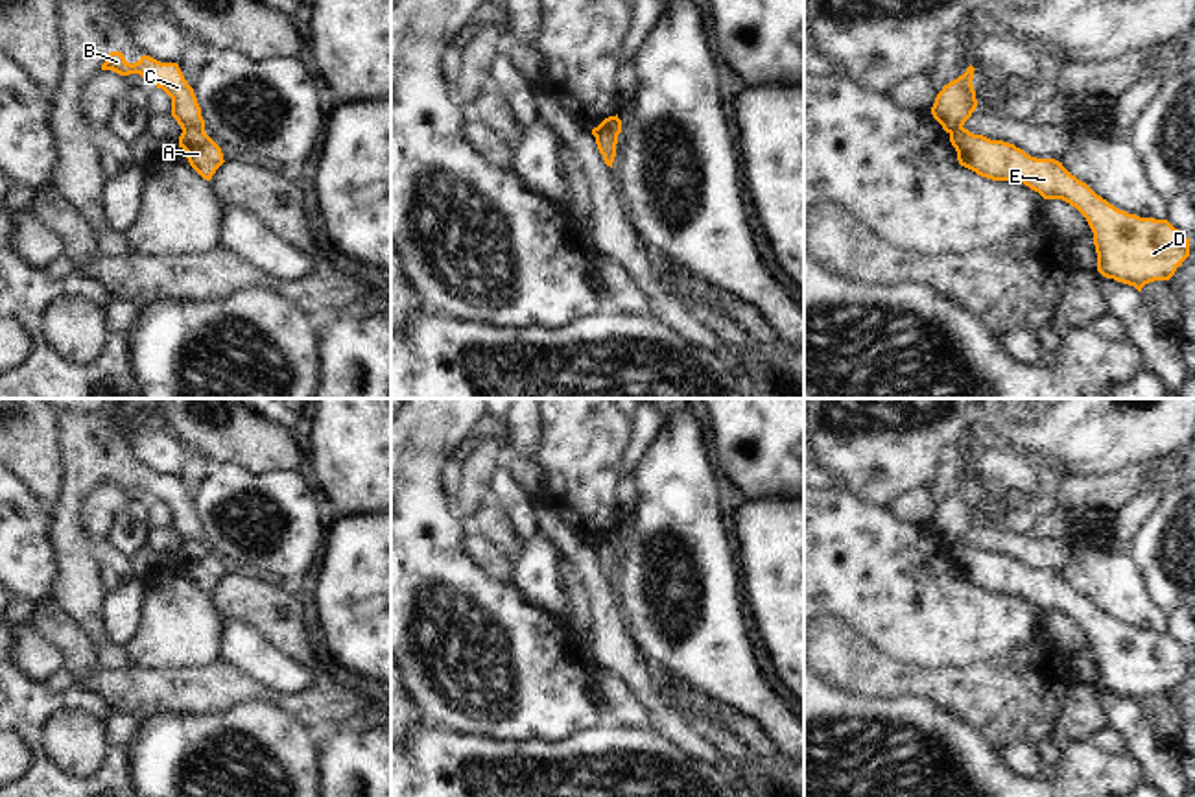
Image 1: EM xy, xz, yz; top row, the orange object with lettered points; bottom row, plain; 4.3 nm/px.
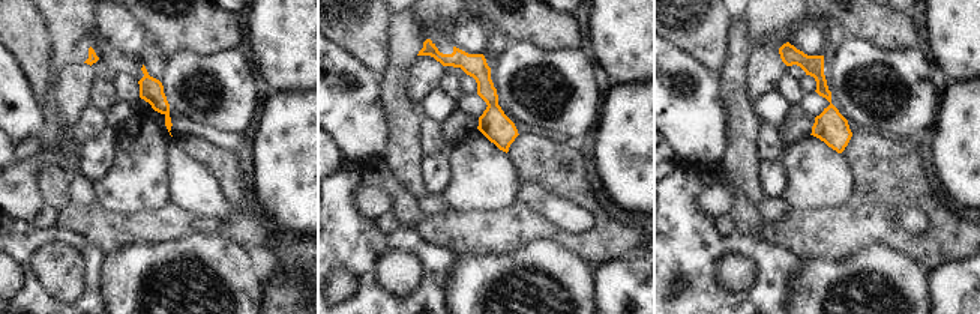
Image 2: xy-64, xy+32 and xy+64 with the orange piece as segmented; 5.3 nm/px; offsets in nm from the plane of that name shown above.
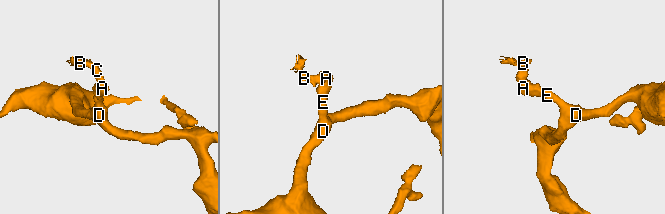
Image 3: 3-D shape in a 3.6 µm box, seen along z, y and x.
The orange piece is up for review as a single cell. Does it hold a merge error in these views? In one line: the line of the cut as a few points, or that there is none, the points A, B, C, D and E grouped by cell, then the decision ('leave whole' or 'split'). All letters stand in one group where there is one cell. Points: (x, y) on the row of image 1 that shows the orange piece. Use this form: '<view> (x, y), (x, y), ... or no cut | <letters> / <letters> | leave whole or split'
xy (203, 130), (183, 131) | A D E / B C | split

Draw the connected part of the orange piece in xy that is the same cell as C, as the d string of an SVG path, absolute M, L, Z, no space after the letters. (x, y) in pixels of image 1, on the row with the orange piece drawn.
M111 52L101 70L112 70L120 76L140 74L162 89L172 98L172 116L181 129L205 131L201 107L194 89L184 79L177 63L160 63L149 55L142 55L136 63L127 63L122 52Z

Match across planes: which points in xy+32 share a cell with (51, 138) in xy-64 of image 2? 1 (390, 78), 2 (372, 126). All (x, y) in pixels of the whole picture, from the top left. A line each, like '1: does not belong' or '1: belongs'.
1: belongs
2: does not belong

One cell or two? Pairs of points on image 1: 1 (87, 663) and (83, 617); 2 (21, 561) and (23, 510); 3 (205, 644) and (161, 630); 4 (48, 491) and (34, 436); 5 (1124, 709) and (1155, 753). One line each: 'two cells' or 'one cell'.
1: two cells
2: one cell
3: one cell
4: one cell
5: one cell

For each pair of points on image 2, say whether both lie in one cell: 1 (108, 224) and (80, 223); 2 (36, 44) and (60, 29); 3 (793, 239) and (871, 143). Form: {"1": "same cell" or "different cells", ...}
{"1": "same cell", "2": "different cells", "3": "same cell"}

